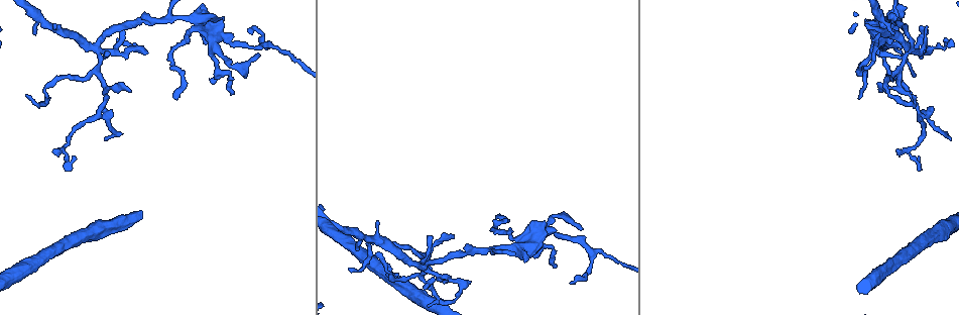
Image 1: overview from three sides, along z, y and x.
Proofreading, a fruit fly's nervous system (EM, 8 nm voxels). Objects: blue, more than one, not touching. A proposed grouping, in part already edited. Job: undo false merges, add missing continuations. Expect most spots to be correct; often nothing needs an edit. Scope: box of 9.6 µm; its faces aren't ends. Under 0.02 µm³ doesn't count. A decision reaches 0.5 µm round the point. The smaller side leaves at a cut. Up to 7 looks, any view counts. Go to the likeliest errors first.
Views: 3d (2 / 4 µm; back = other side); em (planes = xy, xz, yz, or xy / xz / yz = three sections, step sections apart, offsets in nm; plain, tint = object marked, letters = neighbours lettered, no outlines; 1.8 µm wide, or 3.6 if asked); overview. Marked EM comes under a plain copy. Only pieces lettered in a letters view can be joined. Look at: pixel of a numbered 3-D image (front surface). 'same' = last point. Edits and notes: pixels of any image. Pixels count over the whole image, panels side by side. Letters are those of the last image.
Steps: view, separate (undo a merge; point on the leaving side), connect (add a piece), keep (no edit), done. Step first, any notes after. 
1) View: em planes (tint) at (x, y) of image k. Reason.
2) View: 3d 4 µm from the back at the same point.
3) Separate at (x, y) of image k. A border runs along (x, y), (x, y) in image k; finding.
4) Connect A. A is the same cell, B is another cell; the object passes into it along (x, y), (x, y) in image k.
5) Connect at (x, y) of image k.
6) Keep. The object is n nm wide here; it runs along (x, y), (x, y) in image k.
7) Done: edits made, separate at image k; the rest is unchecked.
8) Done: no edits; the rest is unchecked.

View: 3d 4 µm at (534, 237) of image 1. Two arms at a narrow angle.

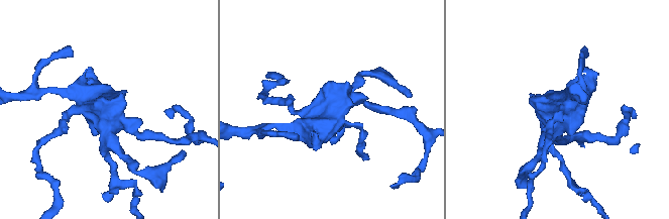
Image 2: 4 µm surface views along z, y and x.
View: em xz step 4 (letters) at (106, 122) of image 2. Shape alone is not enough.

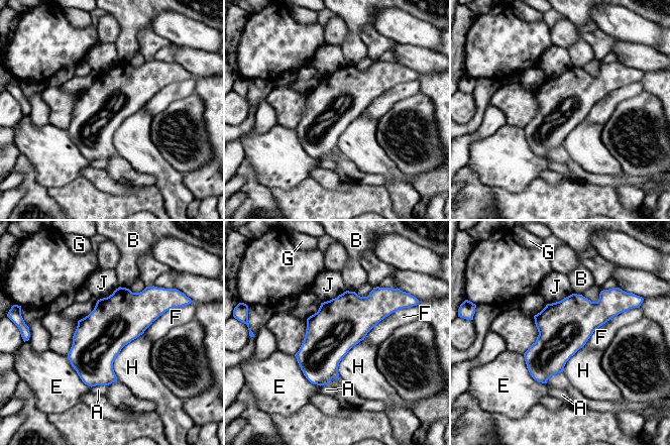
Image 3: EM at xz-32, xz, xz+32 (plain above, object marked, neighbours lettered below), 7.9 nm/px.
Keep. The longest contact is with F, 460 nm; A, B, E, F, G, H and J are other cells; a border runs along (143, 332), (115, 358), (116, 380) in image 3; all the same neuron.

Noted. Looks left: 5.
View: 3d 2 µm at (177, 98) of image 1. An open end.

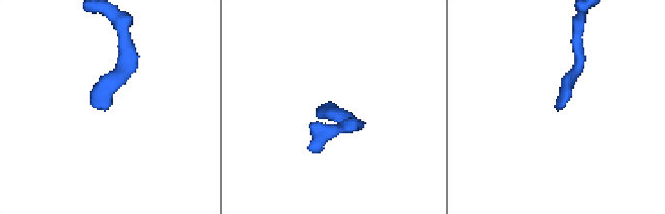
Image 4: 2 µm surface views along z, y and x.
View: em planes (letters) at (98, 109) of image 4. Now the EM.

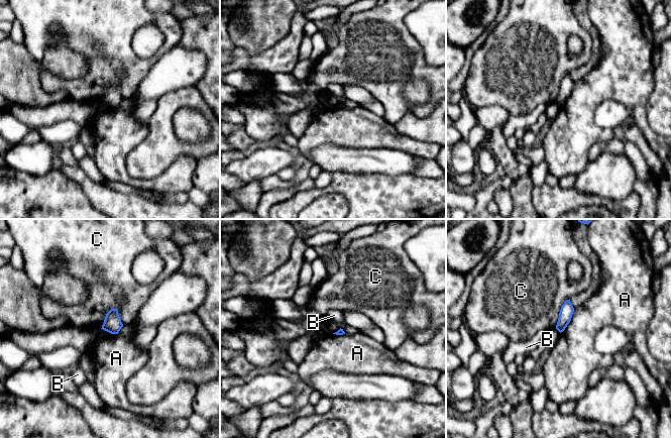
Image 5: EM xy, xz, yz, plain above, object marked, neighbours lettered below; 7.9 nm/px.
Keep. A, B and C are other cells; no lettered piece goes on from it.

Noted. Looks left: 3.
View: 3d 2 µm at (571, 281) of image 1.

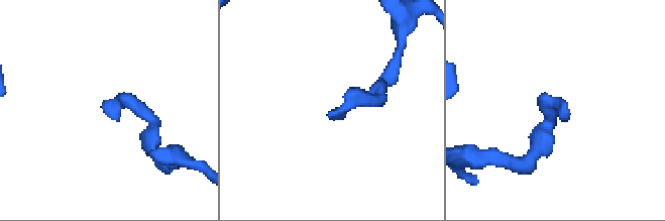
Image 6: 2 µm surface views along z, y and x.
View: em planes (letters) at (565, 103) of image 6.

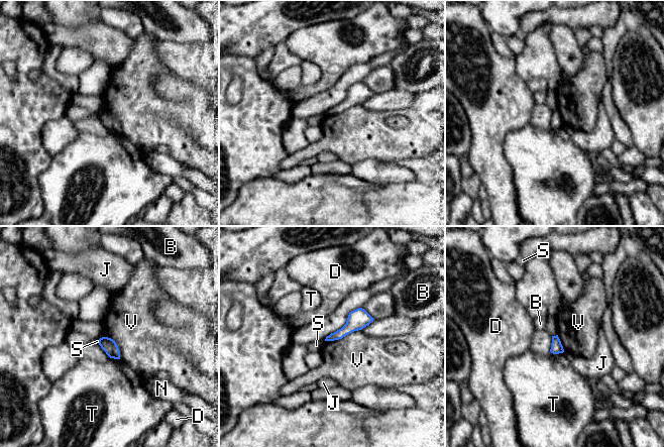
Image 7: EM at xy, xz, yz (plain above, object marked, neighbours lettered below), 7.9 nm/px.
Keep. B, D, J, N, S, T and V are other cells; none of them fits.

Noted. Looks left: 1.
Done: no edits; the rest is unchecked.

